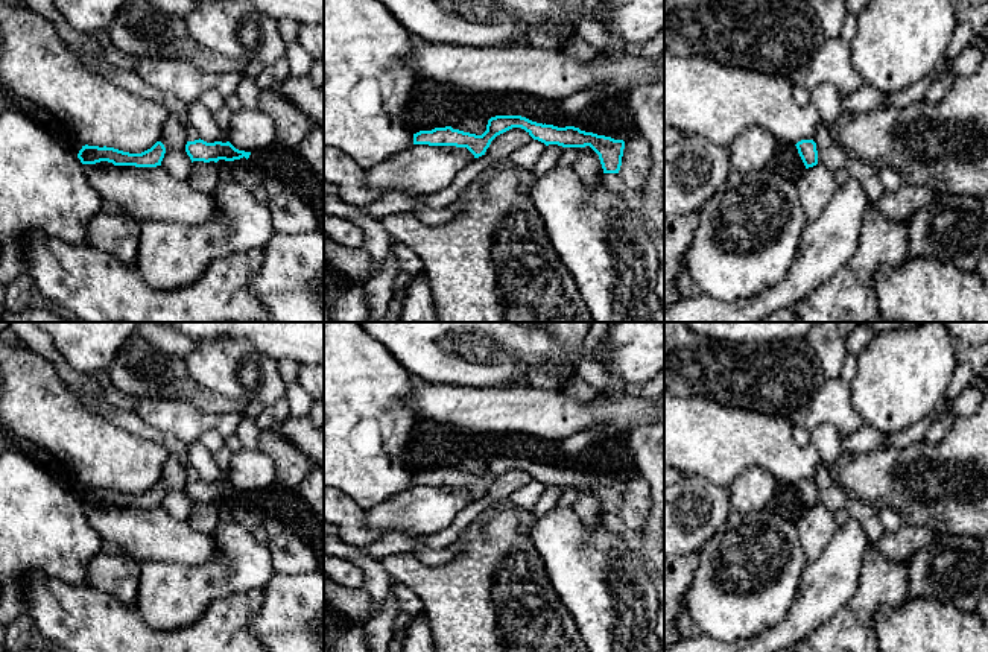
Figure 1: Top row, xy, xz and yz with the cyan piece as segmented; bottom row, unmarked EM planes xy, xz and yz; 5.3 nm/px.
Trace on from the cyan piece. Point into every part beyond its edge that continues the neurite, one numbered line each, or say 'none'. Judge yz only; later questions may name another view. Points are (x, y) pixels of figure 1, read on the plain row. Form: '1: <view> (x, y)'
none

